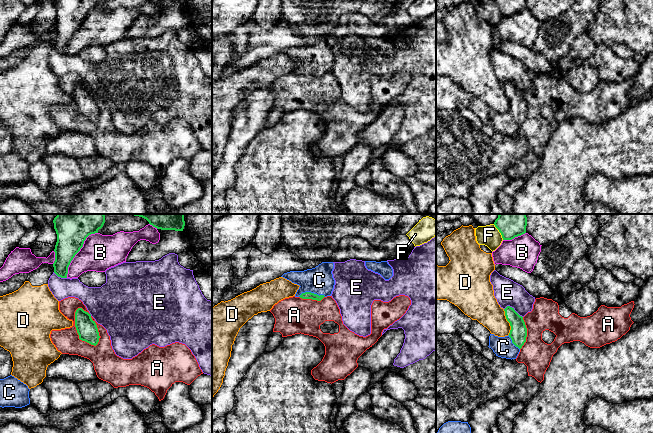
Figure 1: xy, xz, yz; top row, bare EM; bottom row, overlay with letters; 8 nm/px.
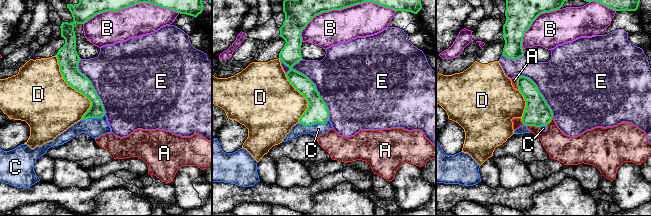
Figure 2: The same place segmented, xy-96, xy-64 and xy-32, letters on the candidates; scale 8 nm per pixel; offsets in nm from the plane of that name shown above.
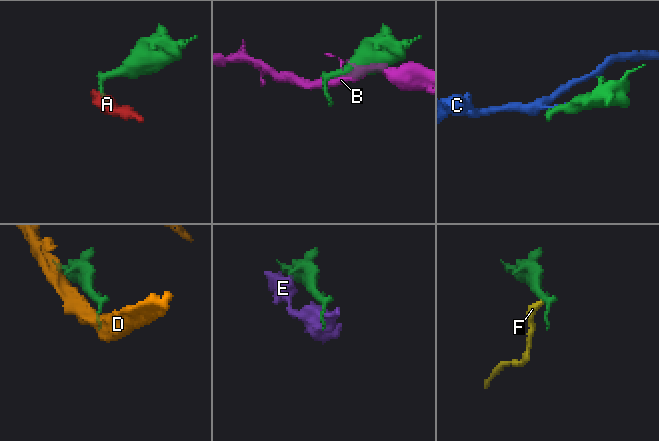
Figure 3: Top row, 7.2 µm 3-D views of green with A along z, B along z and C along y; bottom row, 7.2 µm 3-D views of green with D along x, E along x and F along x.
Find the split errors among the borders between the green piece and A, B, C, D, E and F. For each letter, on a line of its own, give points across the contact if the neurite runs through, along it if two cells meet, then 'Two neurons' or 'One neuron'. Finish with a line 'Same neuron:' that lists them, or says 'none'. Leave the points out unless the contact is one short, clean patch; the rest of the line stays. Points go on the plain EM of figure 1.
A: Boundary: xy (78, 83), (75, 88), (75, 105), (78, 113), (95, 122). Two neurons
B: Two neurons
C: Path across: xz (307, 71), (312, 69), (312, 63), (319, 56). One neuron
D: Two neurons
E: Two neurons
F: Boundary: yz (493, 0), (503, 15). Two neurons
Same neuron: C

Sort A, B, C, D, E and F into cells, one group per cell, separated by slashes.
A / B / C / D / E / F

